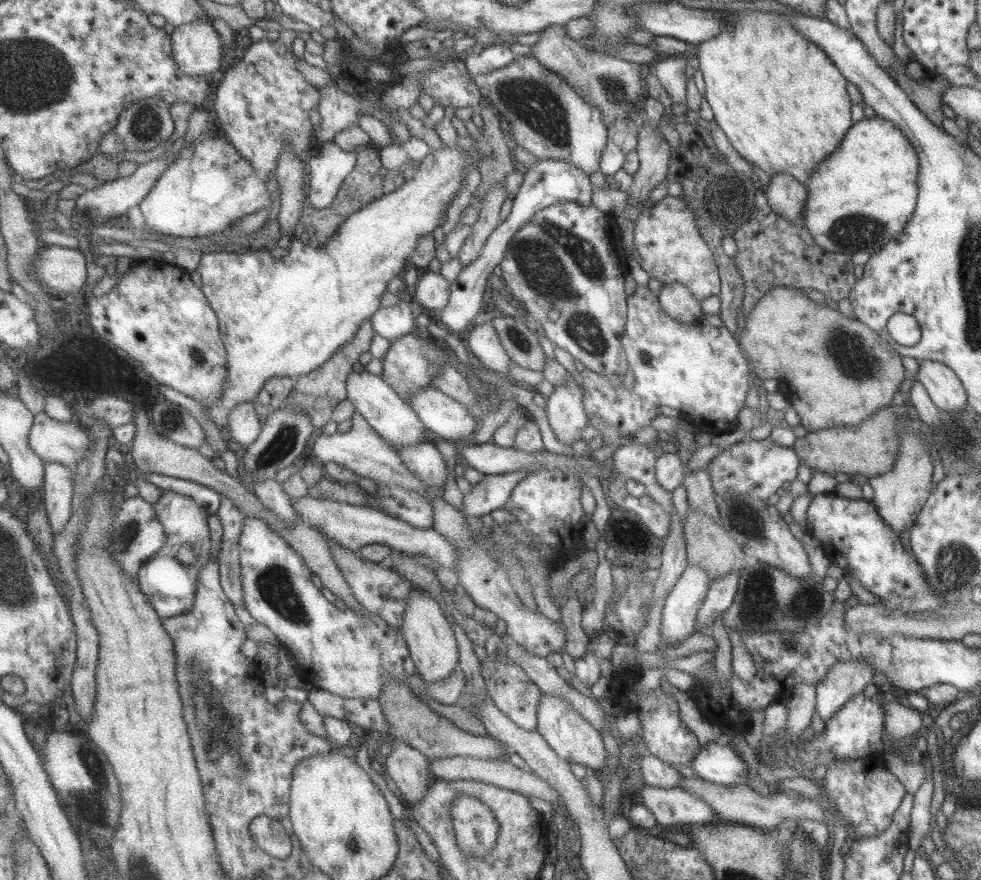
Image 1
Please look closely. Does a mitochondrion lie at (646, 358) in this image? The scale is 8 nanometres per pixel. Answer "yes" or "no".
yes

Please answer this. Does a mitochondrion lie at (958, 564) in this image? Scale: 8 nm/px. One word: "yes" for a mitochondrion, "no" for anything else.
yes

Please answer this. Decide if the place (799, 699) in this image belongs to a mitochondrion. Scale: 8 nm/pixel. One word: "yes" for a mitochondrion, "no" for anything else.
no

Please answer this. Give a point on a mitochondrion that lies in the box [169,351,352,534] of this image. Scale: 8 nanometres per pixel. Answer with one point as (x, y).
(283, 442)

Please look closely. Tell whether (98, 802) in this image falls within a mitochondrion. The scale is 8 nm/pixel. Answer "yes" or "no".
yes

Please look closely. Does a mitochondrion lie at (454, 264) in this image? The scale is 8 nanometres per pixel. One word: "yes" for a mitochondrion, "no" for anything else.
no

